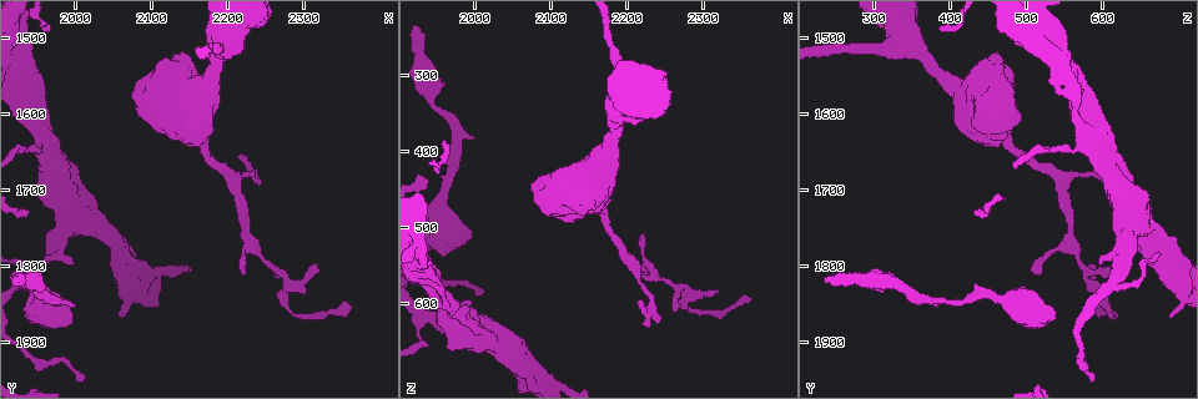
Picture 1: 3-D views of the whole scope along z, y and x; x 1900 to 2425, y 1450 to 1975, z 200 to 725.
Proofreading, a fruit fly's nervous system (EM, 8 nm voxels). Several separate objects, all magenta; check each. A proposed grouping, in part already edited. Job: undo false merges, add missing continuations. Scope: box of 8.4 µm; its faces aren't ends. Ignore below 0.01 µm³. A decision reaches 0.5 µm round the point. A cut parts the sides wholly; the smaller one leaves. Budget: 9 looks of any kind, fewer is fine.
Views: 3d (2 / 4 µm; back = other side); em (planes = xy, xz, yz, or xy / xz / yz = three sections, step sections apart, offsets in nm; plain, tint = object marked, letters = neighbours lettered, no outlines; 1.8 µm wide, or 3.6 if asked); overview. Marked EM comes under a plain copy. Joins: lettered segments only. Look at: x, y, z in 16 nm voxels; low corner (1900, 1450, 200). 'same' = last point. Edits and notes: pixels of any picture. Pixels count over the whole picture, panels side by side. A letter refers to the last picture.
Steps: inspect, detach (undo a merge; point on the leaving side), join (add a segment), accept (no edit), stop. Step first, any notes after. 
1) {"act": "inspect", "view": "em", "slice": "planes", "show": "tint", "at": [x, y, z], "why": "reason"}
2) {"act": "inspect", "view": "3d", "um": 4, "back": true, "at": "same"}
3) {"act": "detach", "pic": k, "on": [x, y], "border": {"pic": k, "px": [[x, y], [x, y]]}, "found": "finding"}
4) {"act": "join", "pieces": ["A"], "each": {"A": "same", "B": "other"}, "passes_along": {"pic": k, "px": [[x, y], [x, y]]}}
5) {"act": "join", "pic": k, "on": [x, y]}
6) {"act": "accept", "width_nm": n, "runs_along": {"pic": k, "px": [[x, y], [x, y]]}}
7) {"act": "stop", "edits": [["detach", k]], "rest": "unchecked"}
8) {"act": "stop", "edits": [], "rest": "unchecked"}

{"act": "inspect", "view": "em", "slice": "planes", "show": "tint", "at": [1940, 1580, 565]}

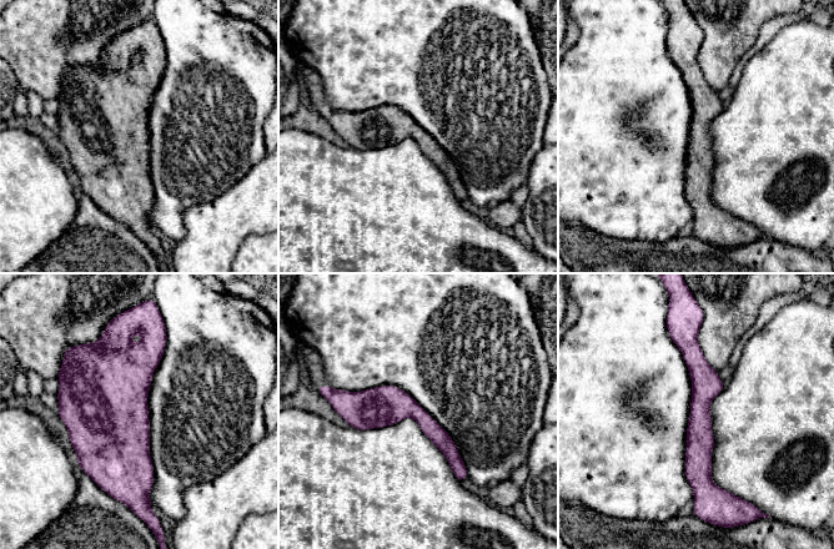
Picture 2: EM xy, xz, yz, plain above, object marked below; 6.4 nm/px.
{"act": "inspect", "view": "em", "slice": "planes", "show": "letters", "at": "same", "why": "what lies round it"}

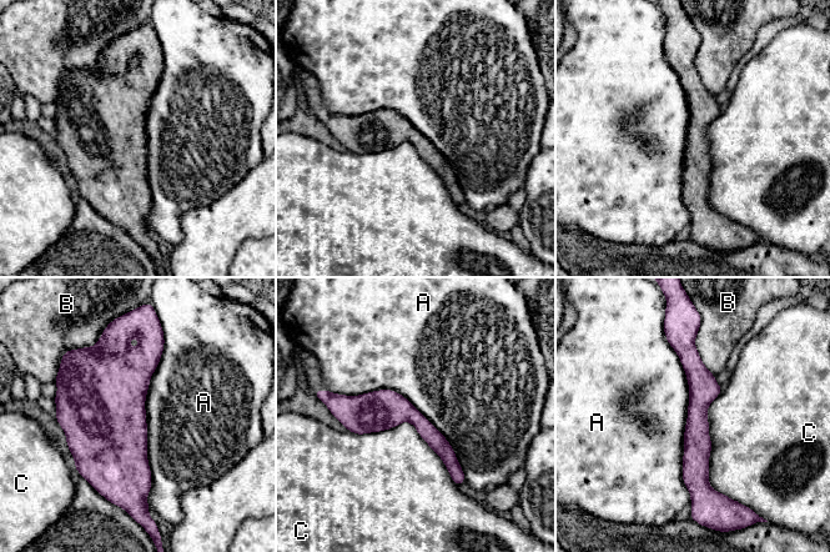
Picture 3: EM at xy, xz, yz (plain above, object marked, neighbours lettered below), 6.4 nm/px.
{"act": "accept", "longest_contact_nm": ["A", 1100], "each": {"A": "other", "B": "other", "C": "other"}, "runs_along": {"pic": 3, "px": [[689, 342], [702, 492]]}, "found": "continuous, no second neuron"}

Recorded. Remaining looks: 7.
{"act": "inspect", "view": "em", "slice": "planes", "show": "letters", "at": [2215, 1655, 595], "why": "tapers out"}

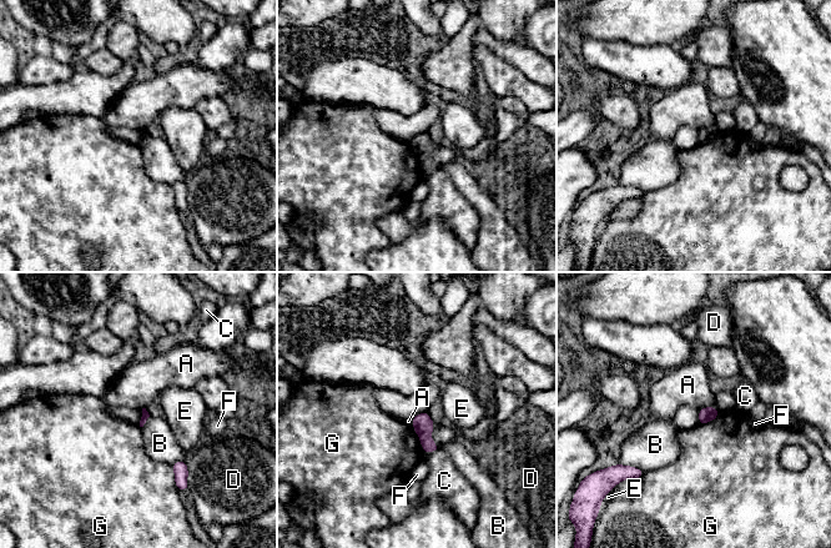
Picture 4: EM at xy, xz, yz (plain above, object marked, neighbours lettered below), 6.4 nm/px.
{"act": "accept", "each": {"A": "other", "B": "other", "C": "other", "D": "other", "E": "other", "F": "other", "G": "other"}, "border": {"pic": 4, "px": [[714, 406], [703, 406], [699, 410]]}, "found": "none of them fits"}

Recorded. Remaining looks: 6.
{"act": "inspect", "view": "em", "slice": "xz", "step": 4, "show": "tint", "at": [2260, 1805, 610], "why": "an open end"}

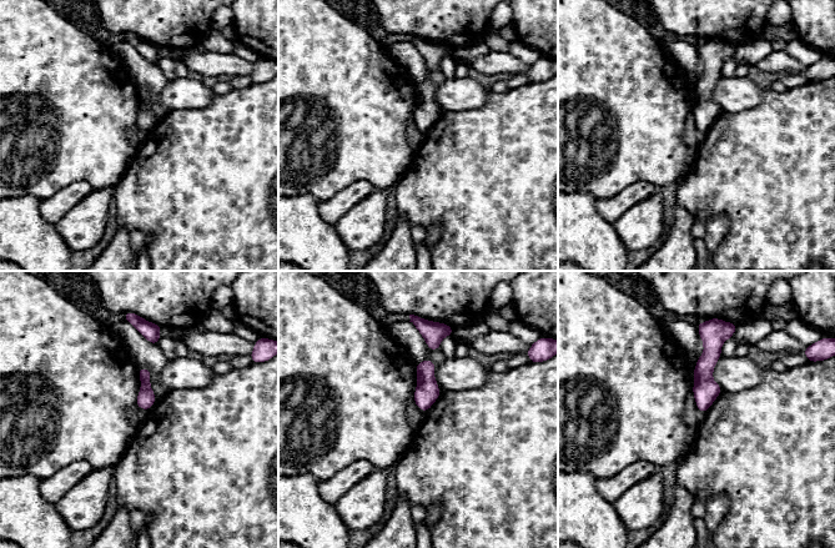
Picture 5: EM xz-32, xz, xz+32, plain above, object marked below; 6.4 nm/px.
{"act": "inspect", "view": "em", "slice": "planes", "show": "letters", "at": "same", "why": "cut it another way"}

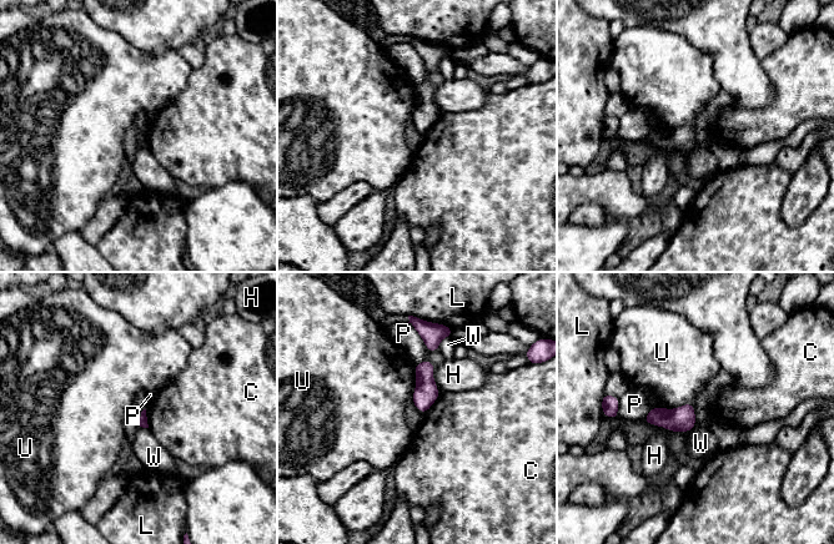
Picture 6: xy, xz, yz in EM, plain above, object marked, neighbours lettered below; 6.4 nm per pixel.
{"act": "accept", "longest_contact_nm": ["U", 240], "each": {"C": "other", "H": "other", "L": "other", "P": "other", "U": "other", "W": "other"}, "border": {"pic": 6, "px": [[692, 402], [673, 408], [656, 407]]}, "found": "no lettered segment goes on from it"}

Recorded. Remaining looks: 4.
{"act": "inspect", "view": "em", "slice": "xz", "step": 16, "show": "tint", "at": [1935, 1825, 615], "why": "three arms meet"}

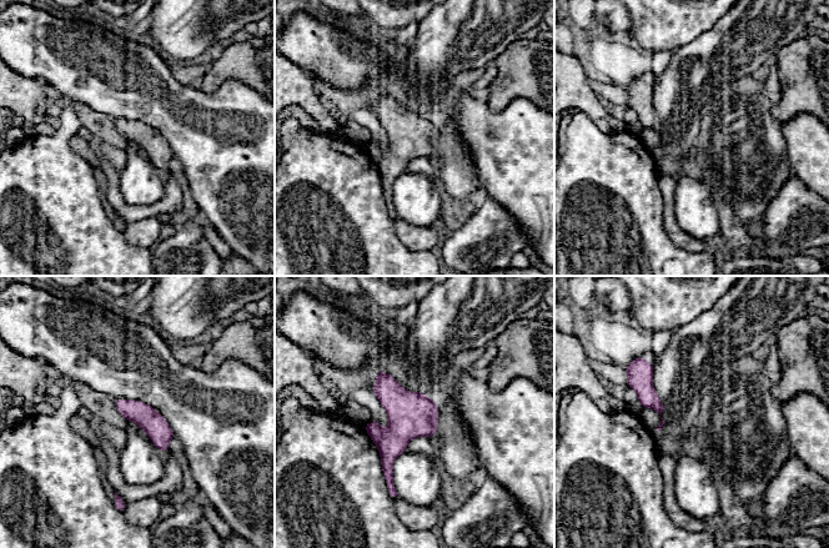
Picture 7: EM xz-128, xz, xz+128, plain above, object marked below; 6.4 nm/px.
{"act": "inspect", "view": "em", "slice": "planes", "show": "letters", "at": "same"}

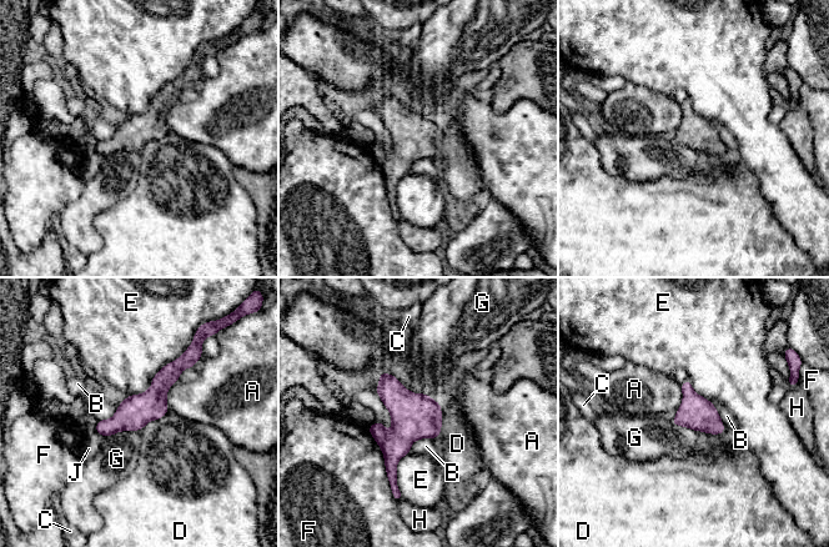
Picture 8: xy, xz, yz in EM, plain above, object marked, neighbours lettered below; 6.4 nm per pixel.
{"act": "accept", "longest_contact_nm": ["E", 500], "each": {"A": "other", "B": "other", "C": "other", "D": "other", "E": "other", "F": "other", "G": "other", "H": "other", "J": "other"}, "border": {"pic": 8, "px": [[441, 404], [441, 432], [433, 438]]}, "found": "all the same neuron"}

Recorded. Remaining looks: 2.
{"act": "stop", "edits": [], "rest": "unchecked"}

